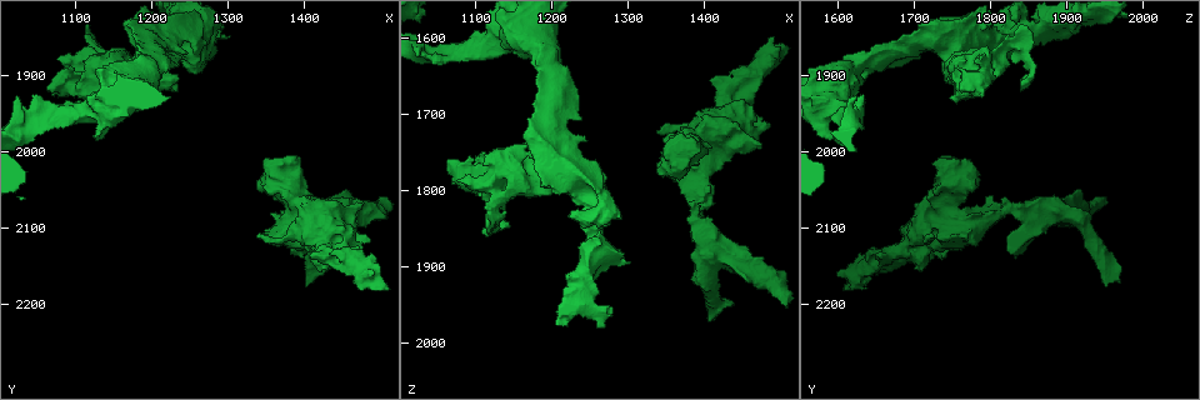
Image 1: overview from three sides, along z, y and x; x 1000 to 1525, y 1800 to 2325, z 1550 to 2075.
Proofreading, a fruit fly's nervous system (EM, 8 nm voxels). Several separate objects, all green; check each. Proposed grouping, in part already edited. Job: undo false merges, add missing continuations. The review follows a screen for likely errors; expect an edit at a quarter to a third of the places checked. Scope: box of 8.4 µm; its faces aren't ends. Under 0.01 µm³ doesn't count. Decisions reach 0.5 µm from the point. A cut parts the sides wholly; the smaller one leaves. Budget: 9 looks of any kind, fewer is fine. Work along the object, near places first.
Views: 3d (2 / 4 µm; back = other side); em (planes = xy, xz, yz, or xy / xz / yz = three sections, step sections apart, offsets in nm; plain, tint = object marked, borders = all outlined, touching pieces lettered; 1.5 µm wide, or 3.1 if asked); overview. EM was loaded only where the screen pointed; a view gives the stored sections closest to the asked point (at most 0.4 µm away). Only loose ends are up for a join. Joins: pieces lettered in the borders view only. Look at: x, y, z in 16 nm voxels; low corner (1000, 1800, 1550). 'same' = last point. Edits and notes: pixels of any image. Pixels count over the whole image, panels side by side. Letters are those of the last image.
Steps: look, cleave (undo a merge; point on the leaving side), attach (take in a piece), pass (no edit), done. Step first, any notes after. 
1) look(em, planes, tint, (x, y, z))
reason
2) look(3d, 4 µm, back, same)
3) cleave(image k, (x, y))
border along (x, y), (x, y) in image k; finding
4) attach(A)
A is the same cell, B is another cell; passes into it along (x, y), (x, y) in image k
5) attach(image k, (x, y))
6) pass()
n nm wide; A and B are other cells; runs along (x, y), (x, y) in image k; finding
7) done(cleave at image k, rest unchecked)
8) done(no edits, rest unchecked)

look(3d, 4 µm, (1060, 1920, 1770))
thick end

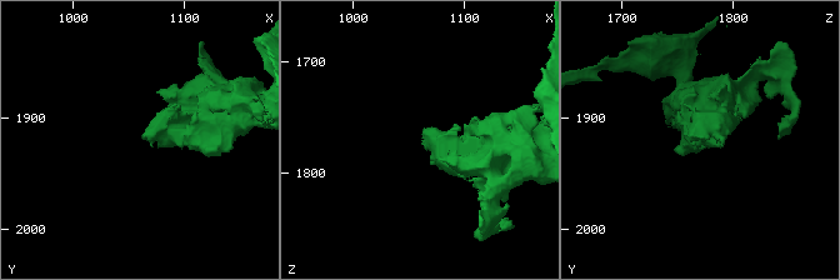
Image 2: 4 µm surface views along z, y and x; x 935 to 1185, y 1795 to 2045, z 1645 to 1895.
look(em, xy, step 4, tint, (1060, 1918, 1766))

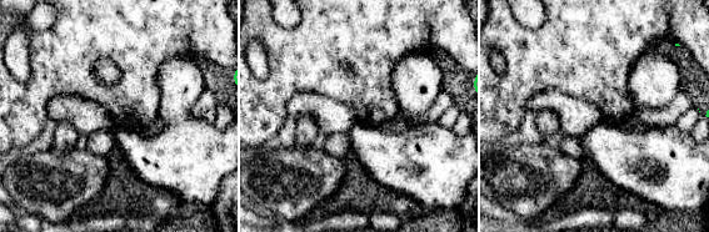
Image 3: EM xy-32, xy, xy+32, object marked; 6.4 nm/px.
look(em, yz, step 4, borders, same)

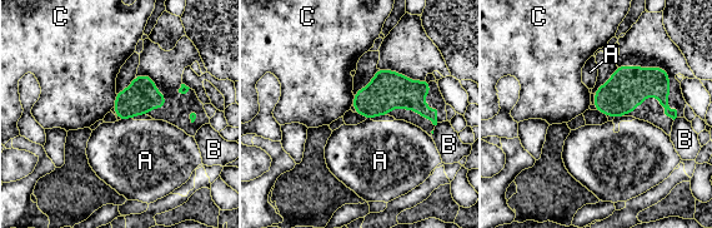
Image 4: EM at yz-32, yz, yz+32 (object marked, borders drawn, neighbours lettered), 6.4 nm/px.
pass()
C touches over 90 nm; A, B and C are other cells; border along (131, 117), (120, 120) in image 4; no lettered piece goes on from it

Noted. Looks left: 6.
look(3d, 4 µm, (1125, 1880, 1840))
abrupt turn

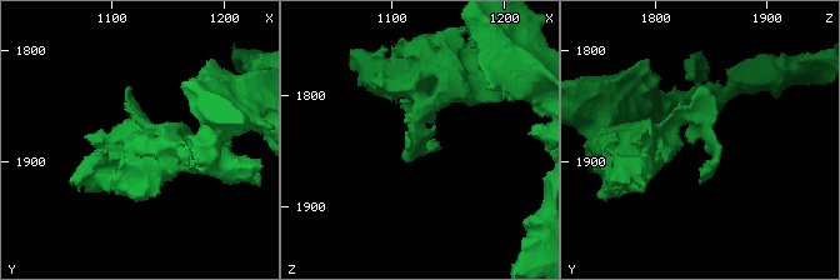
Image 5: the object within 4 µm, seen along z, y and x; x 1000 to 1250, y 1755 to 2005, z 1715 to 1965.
look(em, planes, borders, (1128, 1874, 1844))
now the EM

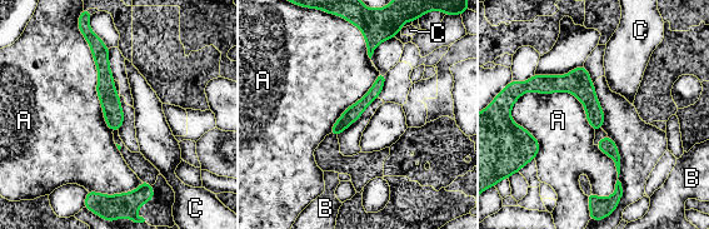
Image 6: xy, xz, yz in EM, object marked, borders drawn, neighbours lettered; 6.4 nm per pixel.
pass()
100 nm wide; A, B and C are other cells; runs along (95, 43), (115, 128) in image 6; one neuron here

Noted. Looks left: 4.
look(3d, 4 µm, (1480, 2120, 1710))
thick end

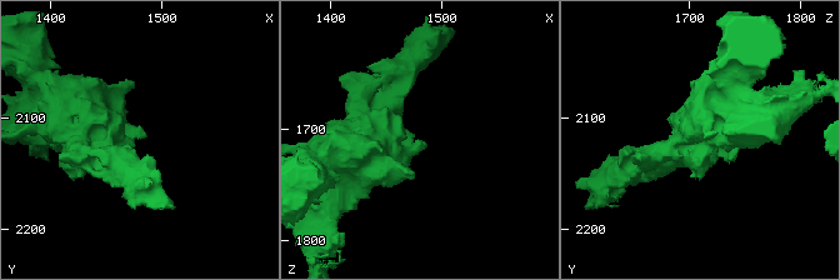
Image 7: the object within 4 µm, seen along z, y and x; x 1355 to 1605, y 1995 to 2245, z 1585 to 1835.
look(em, planes, borders, (1482, 2122, 1714))

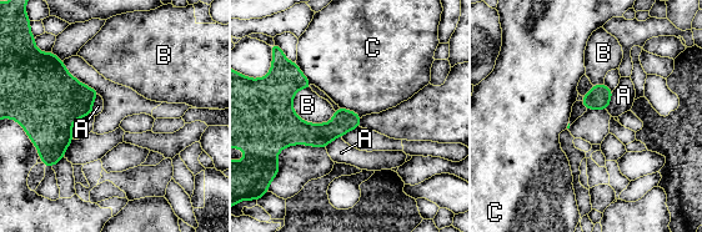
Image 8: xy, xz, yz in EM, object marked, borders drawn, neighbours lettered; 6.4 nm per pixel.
pass()
B touches over 320 nm; A, B and C are other cells; border along (339, 106), (355, 111), (361, 117) in image 8; no lettered piece goes on from it

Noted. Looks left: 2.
look(em, xz, step 8, tint, (1400, 2075, 1855))
sudden change in width

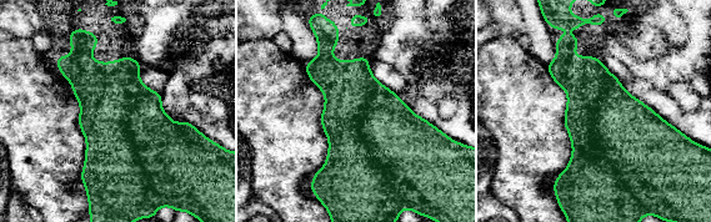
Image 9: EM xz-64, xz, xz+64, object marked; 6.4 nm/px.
look(em, planes, borders, same)
cut it another way

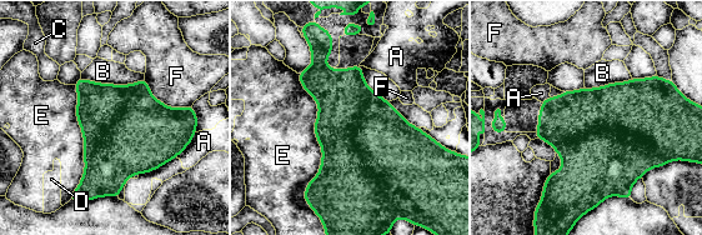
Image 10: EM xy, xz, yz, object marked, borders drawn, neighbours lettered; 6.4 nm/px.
pass()
A, B, C, D, E and F are other cells; border along (80, 78), (111, 84), (144, 79) in image 10; one neuron here

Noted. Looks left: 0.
done(no edits, rest unchecked)

